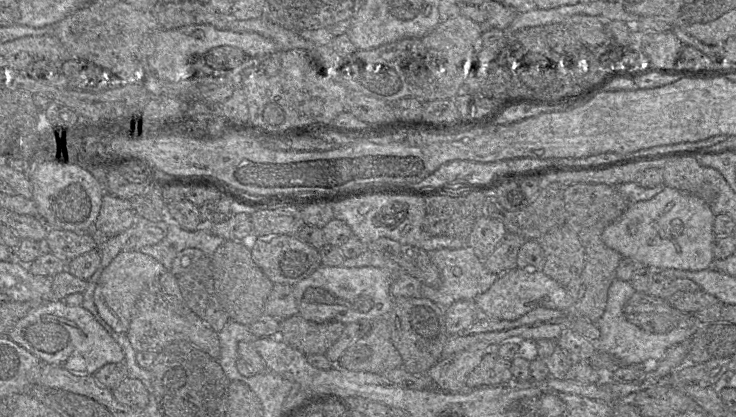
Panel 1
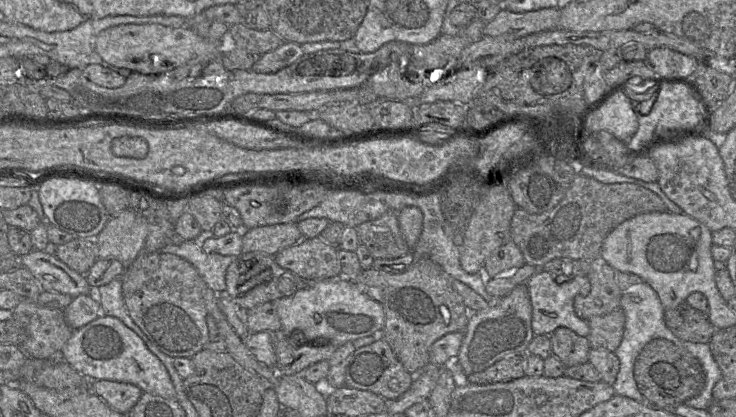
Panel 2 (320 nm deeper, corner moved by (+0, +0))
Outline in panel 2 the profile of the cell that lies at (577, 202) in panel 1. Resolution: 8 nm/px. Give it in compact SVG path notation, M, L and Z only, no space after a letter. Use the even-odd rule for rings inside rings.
M621 307L604 315L593 316L588 321L590 347L614 352L620 345L625 326Z

